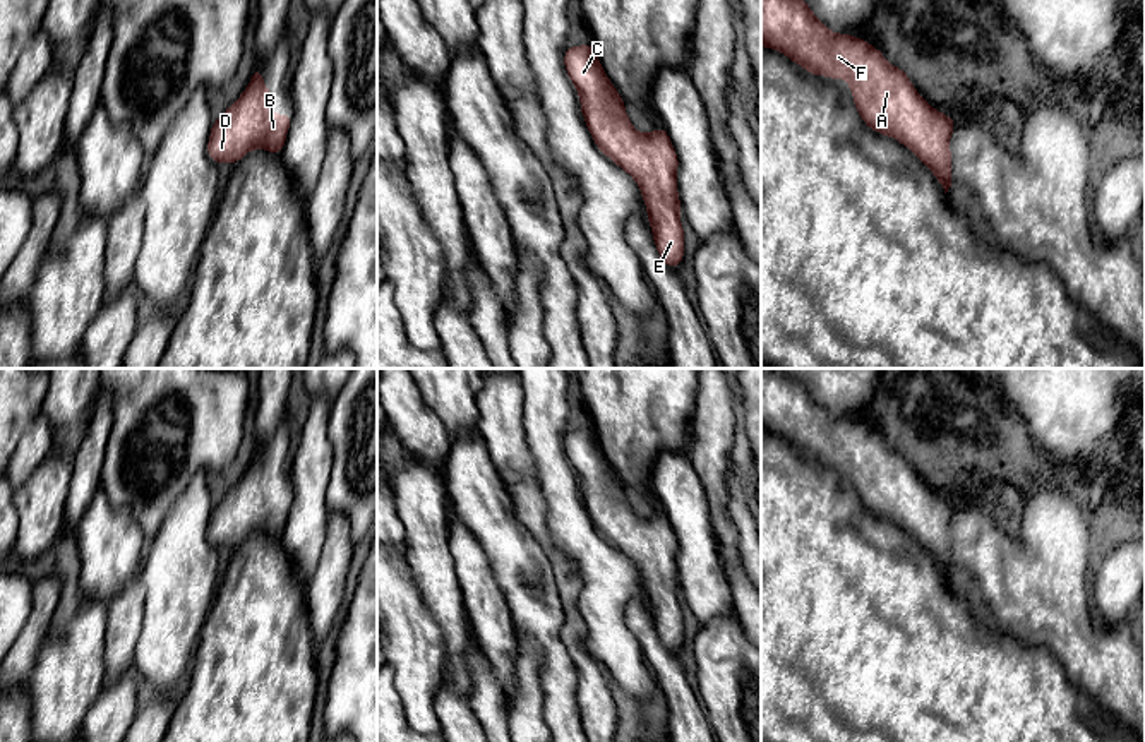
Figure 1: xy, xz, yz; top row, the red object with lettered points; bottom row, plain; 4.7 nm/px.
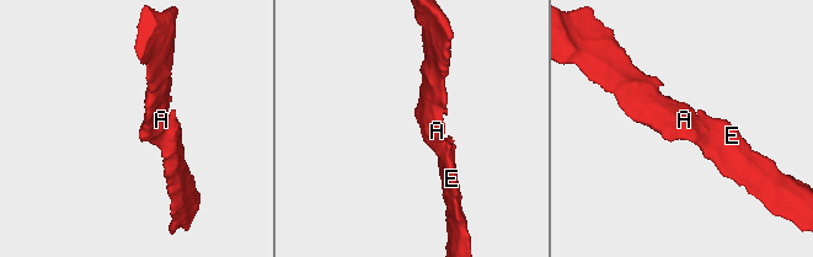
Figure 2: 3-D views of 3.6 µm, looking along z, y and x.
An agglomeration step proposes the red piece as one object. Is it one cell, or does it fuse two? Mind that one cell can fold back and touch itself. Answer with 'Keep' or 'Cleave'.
Keep

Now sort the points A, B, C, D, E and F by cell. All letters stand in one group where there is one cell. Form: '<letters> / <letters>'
A B C D E F

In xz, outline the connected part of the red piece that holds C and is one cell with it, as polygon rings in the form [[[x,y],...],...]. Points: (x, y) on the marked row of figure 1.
[[[593,45],[567,46],[564,67],[572,81],[584,123],[596,147],[638,183],[662,260],[675,269],[684,257],[679,218],[677,153],[667,130],[638,132],[619,91],[607,77]]]

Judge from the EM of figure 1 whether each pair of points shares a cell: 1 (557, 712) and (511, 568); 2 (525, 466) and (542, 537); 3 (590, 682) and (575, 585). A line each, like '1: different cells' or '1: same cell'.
1: same cell
2: different cells
3: same cell

